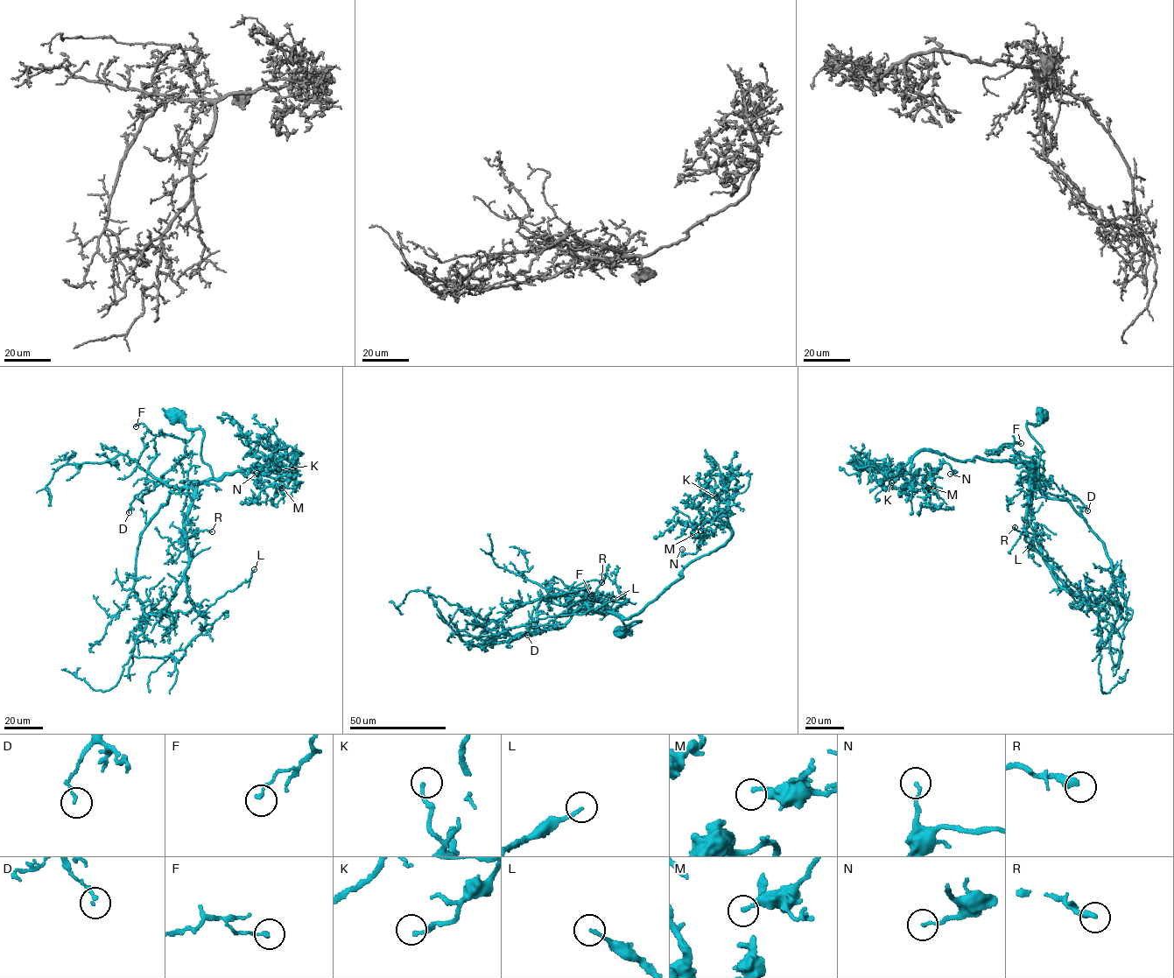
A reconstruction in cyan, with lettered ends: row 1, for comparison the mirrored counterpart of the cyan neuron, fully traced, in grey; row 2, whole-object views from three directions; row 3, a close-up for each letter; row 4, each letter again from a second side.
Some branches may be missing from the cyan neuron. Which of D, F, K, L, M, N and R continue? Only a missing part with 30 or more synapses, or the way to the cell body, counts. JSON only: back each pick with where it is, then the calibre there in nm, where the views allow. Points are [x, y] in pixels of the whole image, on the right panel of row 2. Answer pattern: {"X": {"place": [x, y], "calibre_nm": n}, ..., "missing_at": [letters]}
{"missing_at": []}

